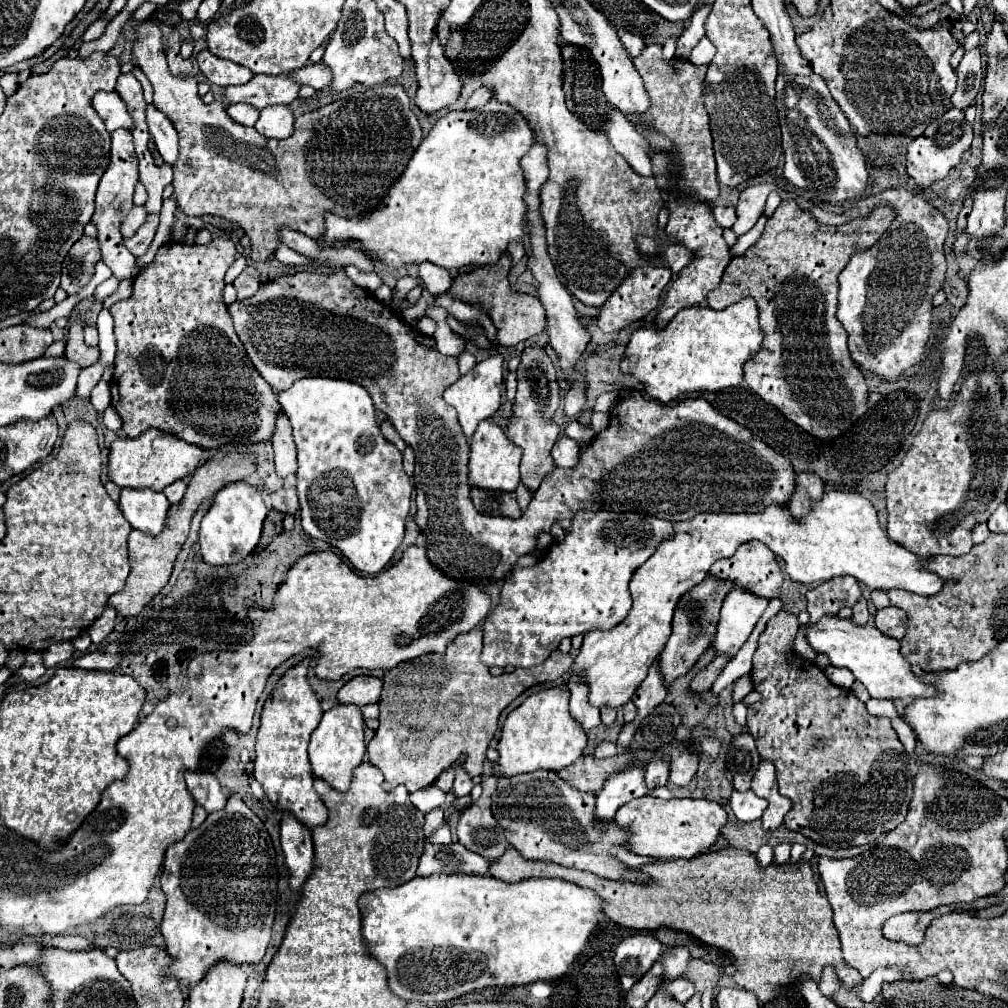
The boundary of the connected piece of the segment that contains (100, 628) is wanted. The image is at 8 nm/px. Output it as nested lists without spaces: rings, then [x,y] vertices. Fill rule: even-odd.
[[[107,605],[107,609],[101,613],[99,621],[95,621],[95,623],[91,625],[91,629],[87,629],[93,643],[101,643],[101,641],[113,631],[115,617],[117,617],[117,611],[115,611],[111,605]]]

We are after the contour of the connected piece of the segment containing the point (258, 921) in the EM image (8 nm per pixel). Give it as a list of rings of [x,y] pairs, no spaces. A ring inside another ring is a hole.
[[[231,795],[225,809],[211,813],[201,827],[191,829],[185,839],[173,843],[165,853],[161,887],[167,897],[167,905],[159,931],[165,939],[165,951],[173,957],[173,963],[165,969],[163,977],[175,977],[177,981],[187,983],[187,987],[193,987],[221,961],[229,961],[233,965],[261,963],[275,919],[277,881],[275,849],[265,825],[243,803],[241,795]]]

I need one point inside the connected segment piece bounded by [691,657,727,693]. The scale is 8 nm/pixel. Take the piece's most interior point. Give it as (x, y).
(703, 681)

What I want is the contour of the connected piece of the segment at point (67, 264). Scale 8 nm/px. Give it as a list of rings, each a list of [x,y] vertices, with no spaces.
[[[83,235],[67,253],[63,261],[63,273],[61,273],[61,287],[73,295],[81,287],[89,283],[89,279],[95,273],[95,263],[101,259],[99,241],[95,237]]]

